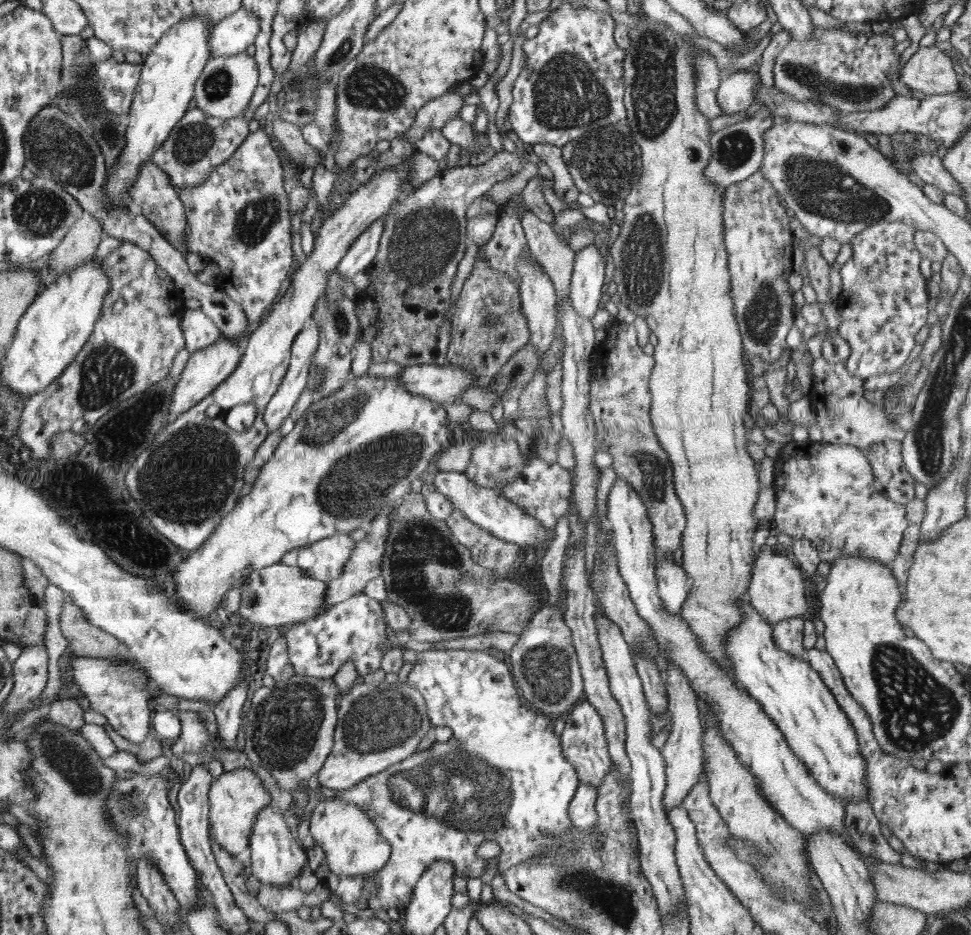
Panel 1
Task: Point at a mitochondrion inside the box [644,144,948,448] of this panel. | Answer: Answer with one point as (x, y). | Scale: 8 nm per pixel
(822, 189)

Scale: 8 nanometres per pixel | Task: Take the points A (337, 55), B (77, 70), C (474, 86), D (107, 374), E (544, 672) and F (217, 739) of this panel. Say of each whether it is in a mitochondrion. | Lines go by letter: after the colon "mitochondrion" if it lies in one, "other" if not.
A: mitochondrion
B: mitochondrion
C: other
D: mitochondrion
E: mitochondrion
F: other

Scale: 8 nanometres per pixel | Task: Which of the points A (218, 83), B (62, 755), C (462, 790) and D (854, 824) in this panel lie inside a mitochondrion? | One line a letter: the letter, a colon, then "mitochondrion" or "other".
A: mitochondrion
B: mitochondrion
C: mitochondrion
D: other

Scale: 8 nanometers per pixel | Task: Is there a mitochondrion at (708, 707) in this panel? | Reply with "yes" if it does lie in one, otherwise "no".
no

